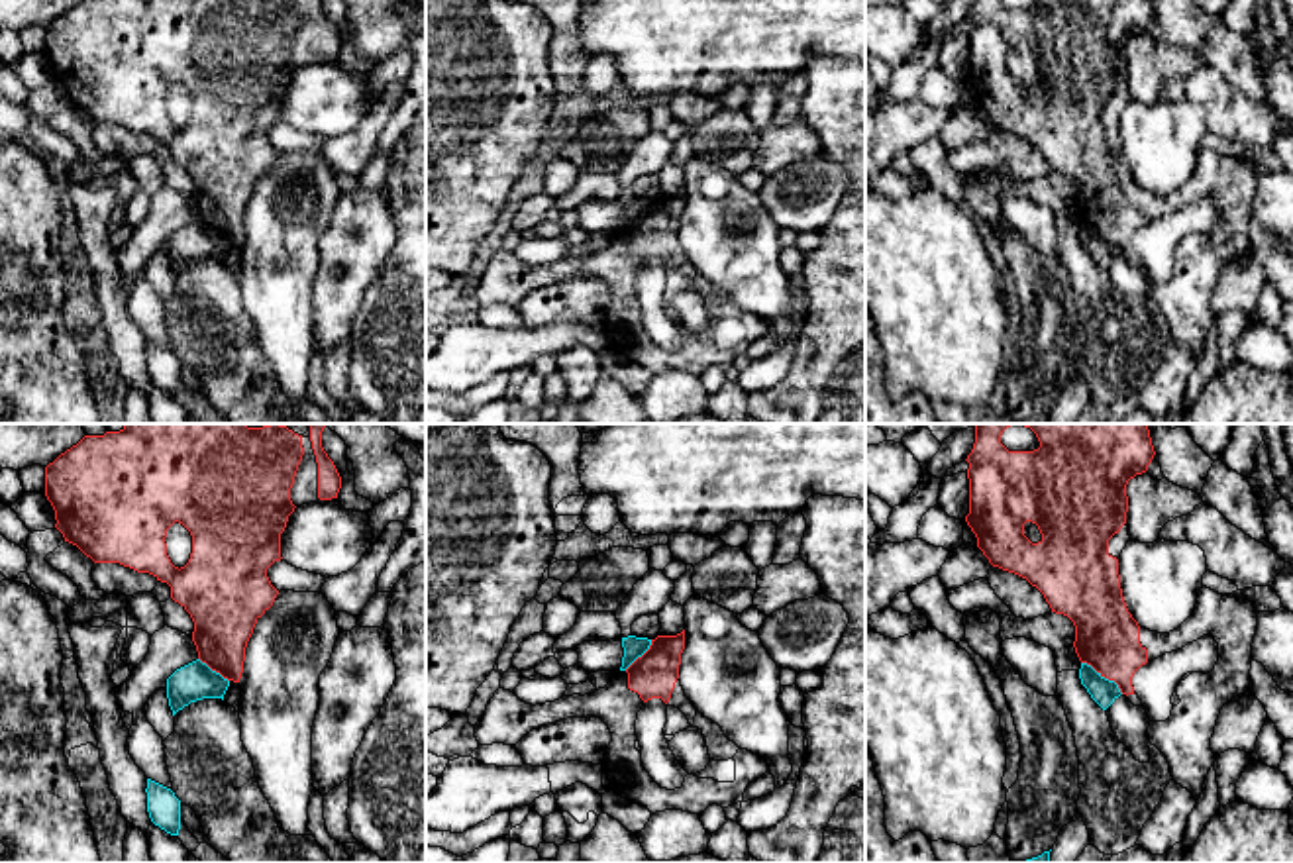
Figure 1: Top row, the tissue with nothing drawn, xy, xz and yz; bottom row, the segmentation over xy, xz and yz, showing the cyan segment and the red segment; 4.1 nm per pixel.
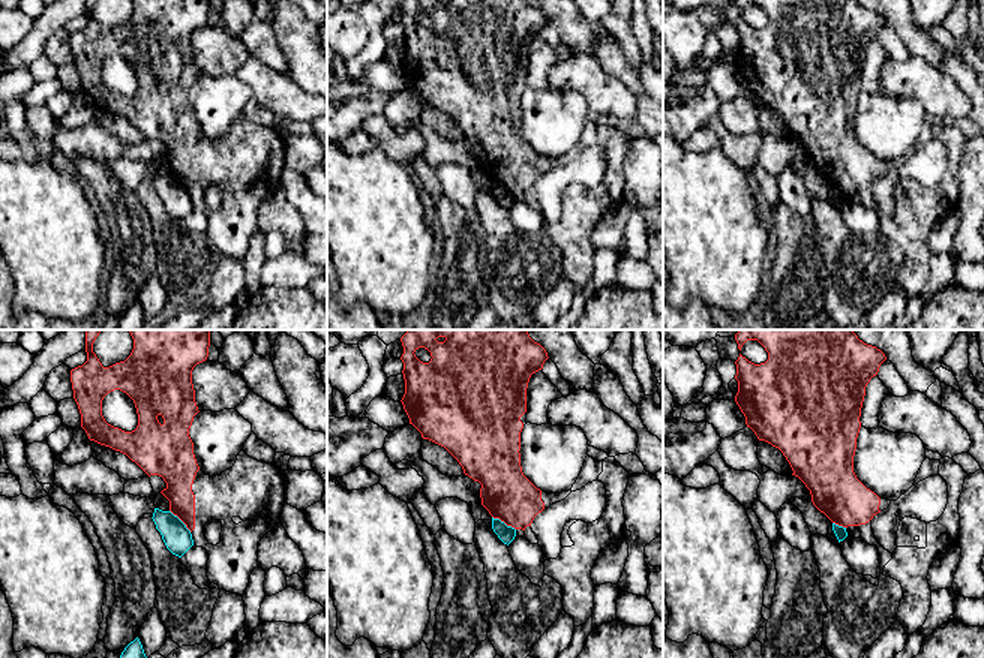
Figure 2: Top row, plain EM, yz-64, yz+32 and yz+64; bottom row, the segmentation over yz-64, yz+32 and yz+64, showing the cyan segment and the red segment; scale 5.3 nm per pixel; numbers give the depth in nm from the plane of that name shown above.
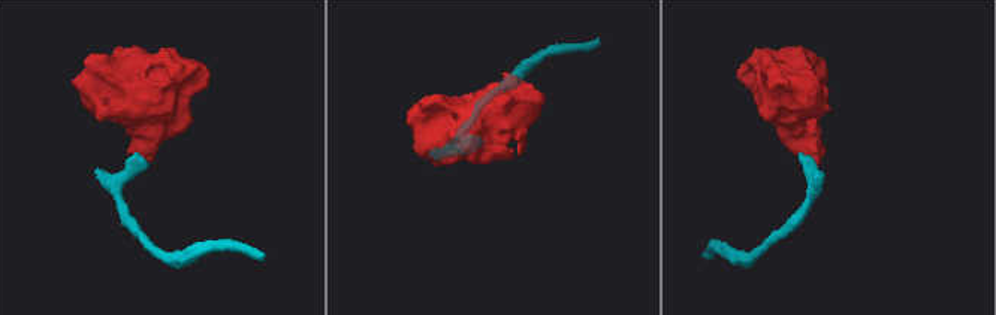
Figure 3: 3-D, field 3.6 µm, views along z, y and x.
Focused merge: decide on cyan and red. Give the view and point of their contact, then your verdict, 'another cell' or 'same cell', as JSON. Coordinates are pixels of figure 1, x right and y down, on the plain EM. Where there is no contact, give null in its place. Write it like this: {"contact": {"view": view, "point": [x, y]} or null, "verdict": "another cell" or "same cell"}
{"contact": {"view": "yz", "point": [1103, 238]}, "verdict": "another cell"}

